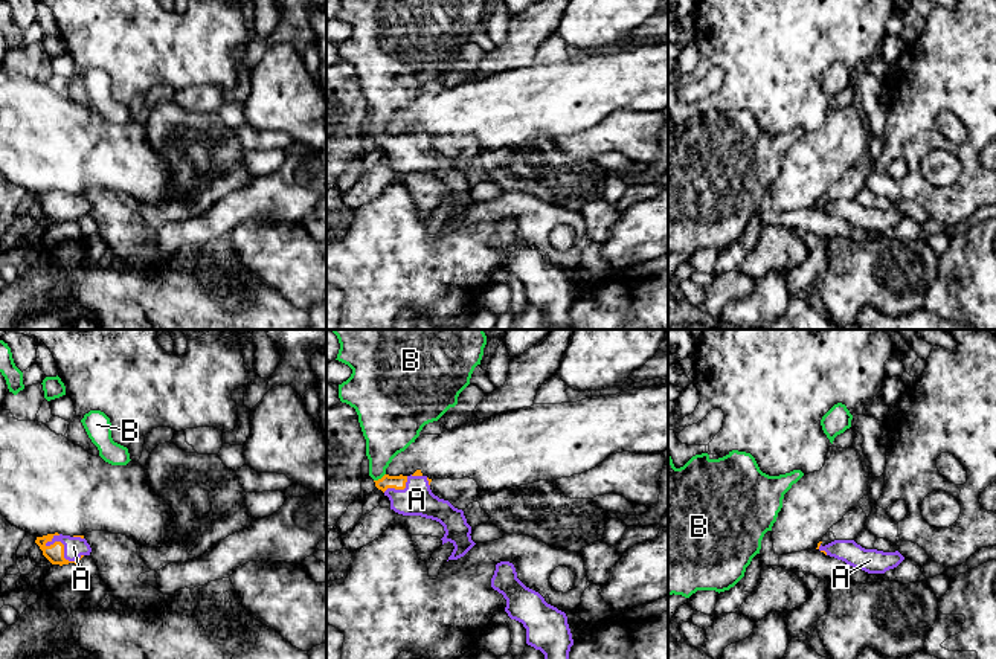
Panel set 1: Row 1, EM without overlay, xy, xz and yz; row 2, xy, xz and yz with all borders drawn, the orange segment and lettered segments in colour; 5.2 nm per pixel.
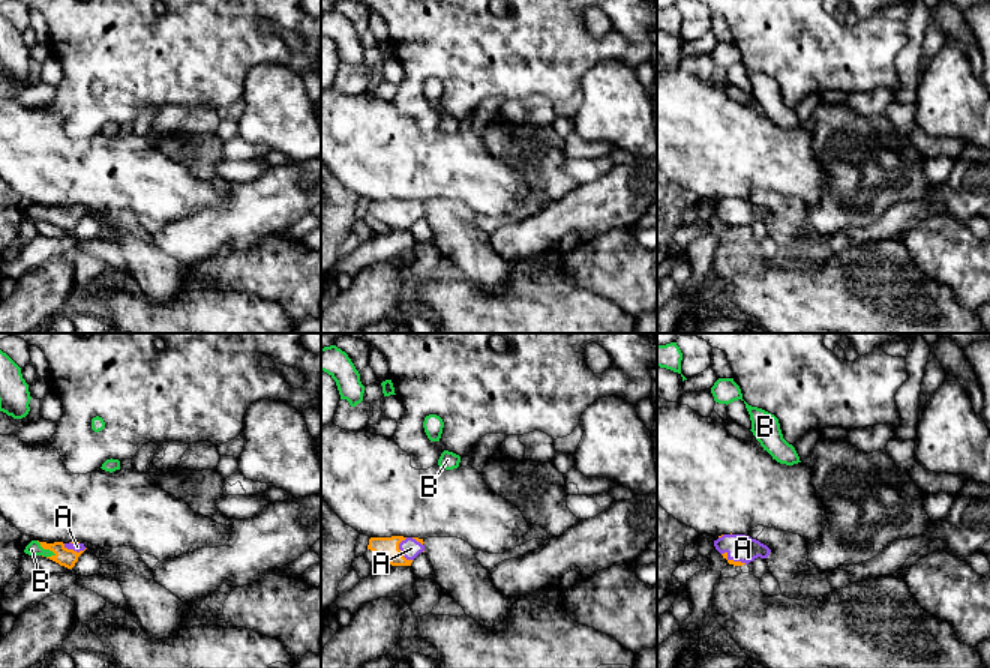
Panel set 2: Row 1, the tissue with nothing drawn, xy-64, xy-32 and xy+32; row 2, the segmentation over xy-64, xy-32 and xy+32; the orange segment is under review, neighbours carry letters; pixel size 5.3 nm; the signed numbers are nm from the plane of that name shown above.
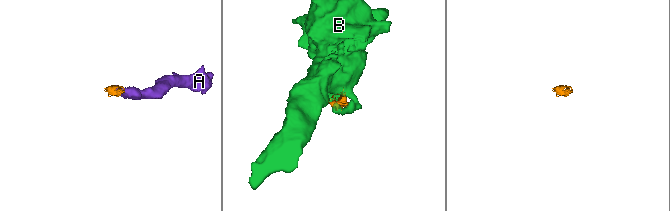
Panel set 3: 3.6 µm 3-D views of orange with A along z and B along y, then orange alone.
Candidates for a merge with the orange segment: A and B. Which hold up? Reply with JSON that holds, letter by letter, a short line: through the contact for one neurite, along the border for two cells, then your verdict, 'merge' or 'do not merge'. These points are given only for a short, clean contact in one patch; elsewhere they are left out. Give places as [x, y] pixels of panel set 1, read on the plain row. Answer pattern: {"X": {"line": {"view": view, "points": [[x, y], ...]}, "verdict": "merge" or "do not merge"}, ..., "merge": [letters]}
{"A": {"line": {"view": "xy", "points": [[55, 211], [63, 209], [73, 205]]}, "verdict": "merge"}, "B": {"line": {"view": "xz", "points": [[398, 141], [379, 138], [380, 107], [388, 92]]}, "verdict": "merge"}, "merge": ["A", "B"]}

